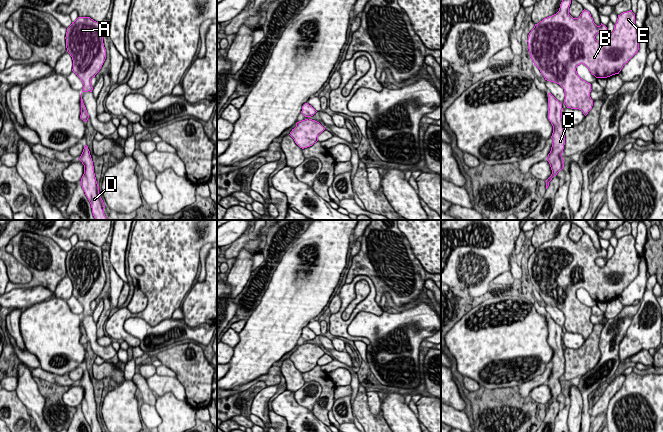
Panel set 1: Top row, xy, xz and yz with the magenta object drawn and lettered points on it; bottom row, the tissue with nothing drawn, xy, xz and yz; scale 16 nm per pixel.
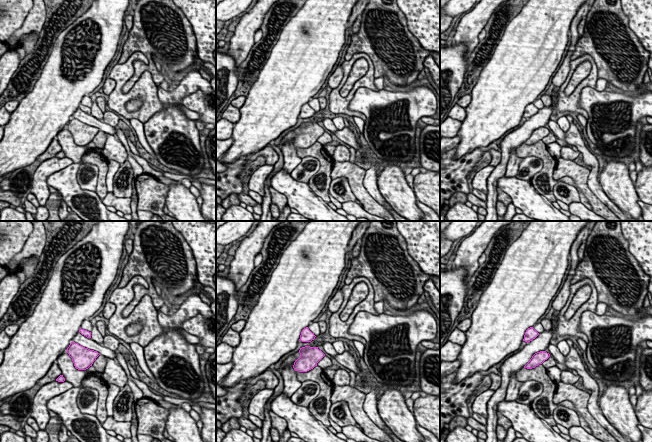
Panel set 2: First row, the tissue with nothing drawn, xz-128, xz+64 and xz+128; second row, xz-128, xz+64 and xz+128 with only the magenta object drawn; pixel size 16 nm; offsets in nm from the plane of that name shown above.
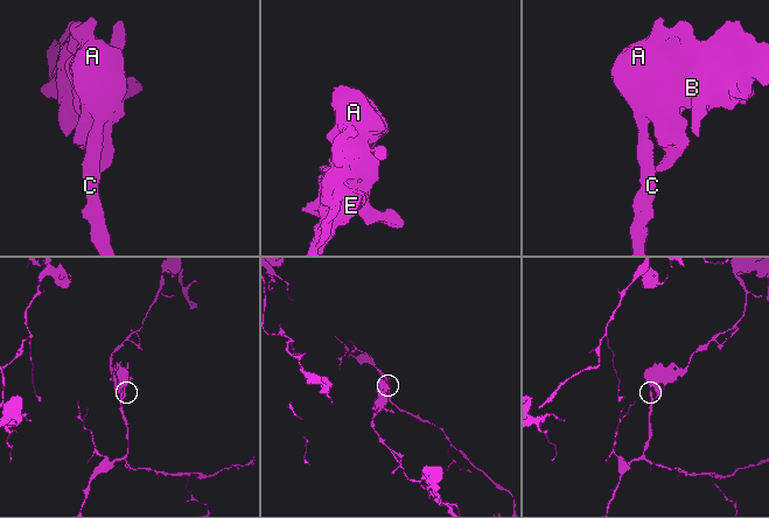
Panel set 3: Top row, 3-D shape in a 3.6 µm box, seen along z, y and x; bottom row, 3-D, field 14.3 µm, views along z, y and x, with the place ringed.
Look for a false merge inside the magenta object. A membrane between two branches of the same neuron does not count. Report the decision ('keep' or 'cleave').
keep

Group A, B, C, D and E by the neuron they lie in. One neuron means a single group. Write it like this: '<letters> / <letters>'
A B C D E

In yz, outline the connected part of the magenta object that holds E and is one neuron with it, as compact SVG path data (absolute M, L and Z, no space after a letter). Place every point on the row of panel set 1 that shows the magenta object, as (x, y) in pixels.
M562 0L559 11L544 18L528 35L530 57L544 76L545 80L559 84L565 92L564 104L567 108L579 109L586 116L592 109L590 97L591 84L583 80L576 71L578 65L585 65L596 78L607 78L619 74L623 66L639 50L640 32L635 25L635 14L632 10L618 15L613 32L604 43L599 43L595 36L605 34L607 27L601 23L597 26L591 14L583 10L578 18L569 14L571 0Z

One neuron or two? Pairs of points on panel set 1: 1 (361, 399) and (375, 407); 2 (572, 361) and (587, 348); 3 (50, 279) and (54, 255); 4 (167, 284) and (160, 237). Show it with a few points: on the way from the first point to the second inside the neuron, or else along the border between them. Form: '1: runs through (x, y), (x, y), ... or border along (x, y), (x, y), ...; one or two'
1: border along (366, 394), (369, 410), (376, 416); two
2: runs through (576, 359), (583, 352); one
3: runs through (50, 273), (53, 261); one
4: runs through (167, 272), (167, 259), (160, 252), (160, 249); one

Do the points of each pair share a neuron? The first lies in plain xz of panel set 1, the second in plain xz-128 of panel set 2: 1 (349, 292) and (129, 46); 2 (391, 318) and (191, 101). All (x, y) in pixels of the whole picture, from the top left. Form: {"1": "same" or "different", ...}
{"1": "different", "2": "different"}

